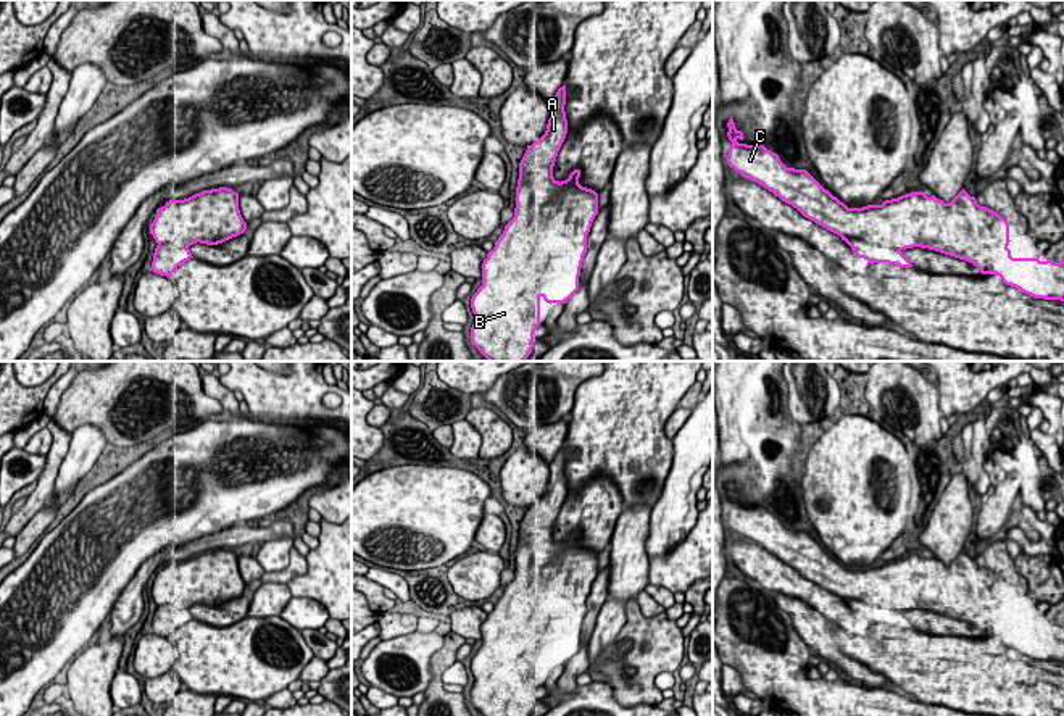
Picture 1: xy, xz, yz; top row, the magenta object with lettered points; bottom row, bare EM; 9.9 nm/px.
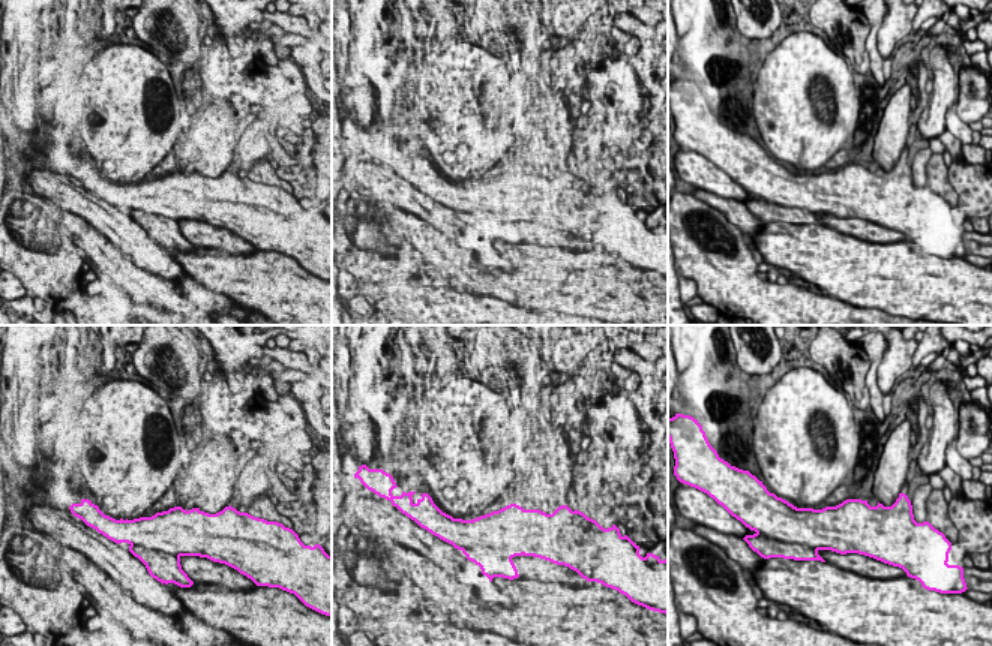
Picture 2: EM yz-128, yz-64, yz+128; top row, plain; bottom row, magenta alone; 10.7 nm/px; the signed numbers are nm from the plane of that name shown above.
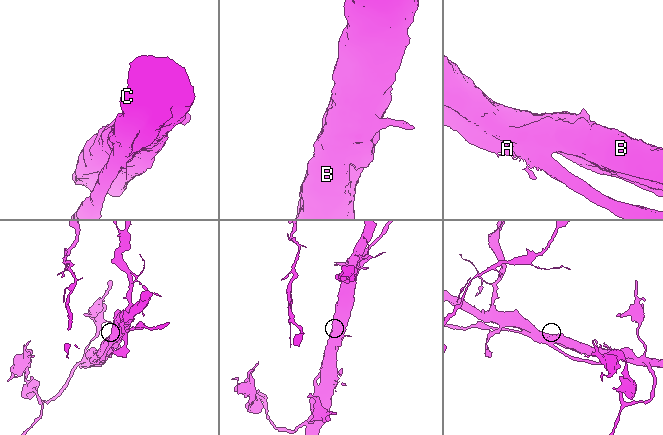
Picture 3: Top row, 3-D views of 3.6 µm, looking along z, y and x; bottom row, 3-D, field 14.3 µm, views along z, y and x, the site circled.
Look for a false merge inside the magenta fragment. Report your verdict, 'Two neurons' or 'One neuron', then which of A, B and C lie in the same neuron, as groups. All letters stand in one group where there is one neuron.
Two neurons. Groups: A / B C

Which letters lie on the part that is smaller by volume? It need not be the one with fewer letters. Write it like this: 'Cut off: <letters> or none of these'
Cut off: A

